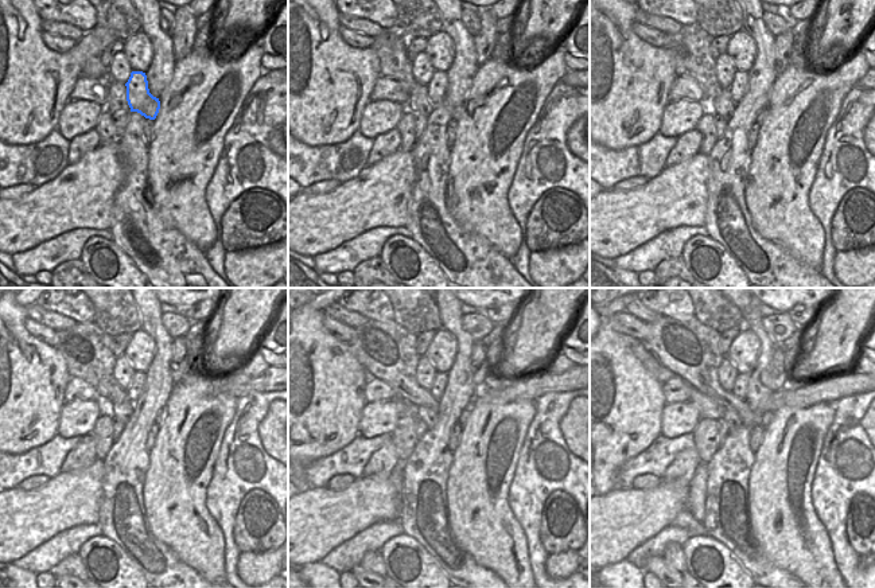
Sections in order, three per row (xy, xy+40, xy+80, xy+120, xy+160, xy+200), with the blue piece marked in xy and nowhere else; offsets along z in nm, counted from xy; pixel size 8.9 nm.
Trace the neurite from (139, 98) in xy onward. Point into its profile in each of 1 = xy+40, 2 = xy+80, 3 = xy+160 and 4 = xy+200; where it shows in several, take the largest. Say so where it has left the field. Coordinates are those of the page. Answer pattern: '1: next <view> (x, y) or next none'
1: next xy+40 (436, 88)
2: next xy+80 (738, 89)
3: next xy+160 (440, 380)
4: next xy+200 (739, 389)

